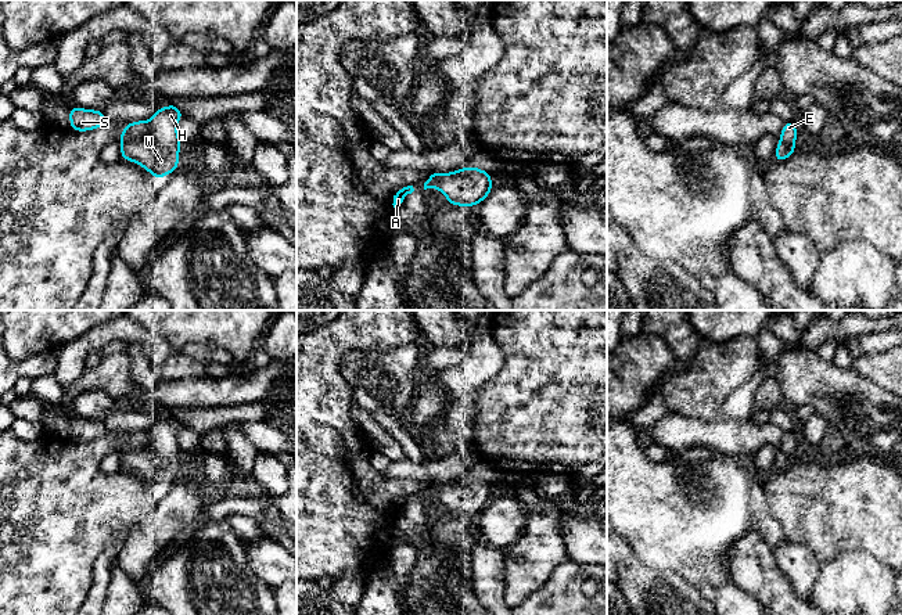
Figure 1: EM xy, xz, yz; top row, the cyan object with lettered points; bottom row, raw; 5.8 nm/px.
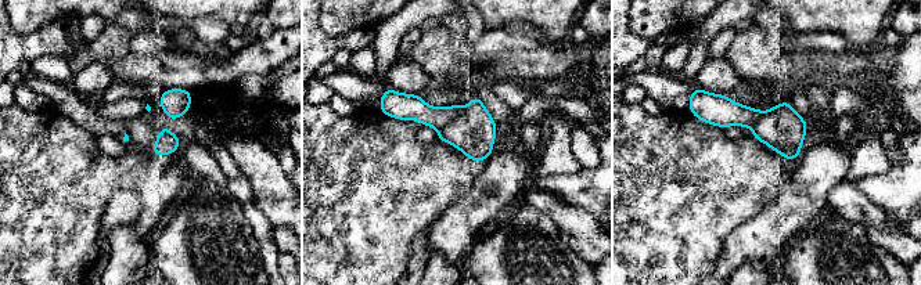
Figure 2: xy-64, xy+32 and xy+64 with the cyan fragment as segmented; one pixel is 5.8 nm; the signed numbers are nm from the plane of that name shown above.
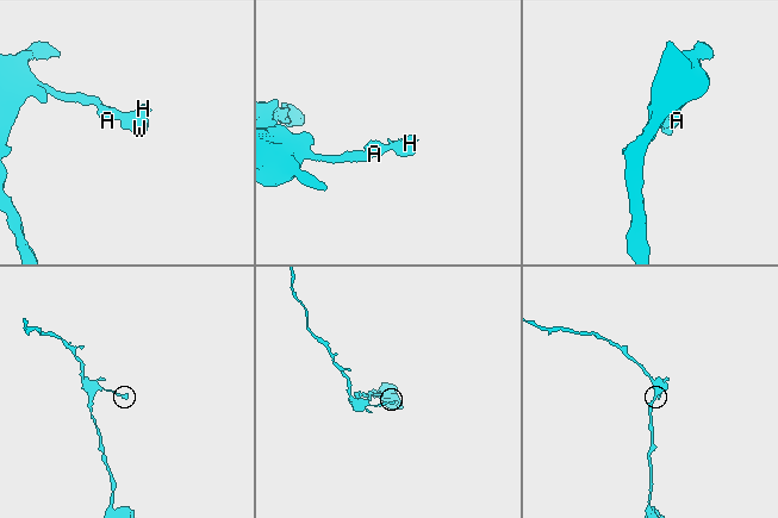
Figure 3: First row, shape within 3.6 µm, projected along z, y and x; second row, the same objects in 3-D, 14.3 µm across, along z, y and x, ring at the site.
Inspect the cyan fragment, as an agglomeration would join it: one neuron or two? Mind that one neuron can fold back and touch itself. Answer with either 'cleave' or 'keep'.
cleave

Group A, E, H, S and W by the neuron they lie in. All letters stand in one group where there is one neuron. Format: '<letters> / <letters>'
A E S / H W

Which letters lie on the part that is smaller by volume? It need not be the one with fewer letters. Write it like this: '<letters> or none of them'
H, W

